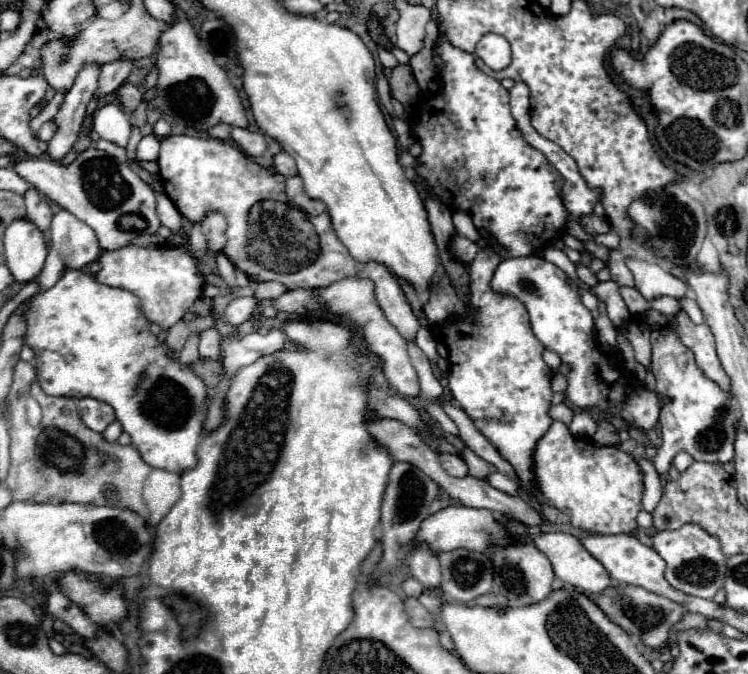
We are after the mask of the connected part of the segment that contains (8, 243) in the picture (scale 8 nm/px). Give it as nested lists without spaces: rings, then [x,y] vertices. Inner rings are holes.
[[[28,219],[14,221],[4,235],[6,267],[10,269],[16,283],[34,281],[46,261],[48,247],[42,231]]]

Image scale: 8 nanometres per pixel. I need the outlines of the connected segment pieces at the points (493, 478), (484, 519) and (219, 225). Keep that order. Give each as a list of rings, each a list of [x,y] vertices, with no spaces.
[[[492,471],[488,477],[486,477],[486,483],[490,483],[494,489],[502,491],[502,493],[508,493],[508,495],[518,495],[520,491],[520,483],[498,473],[498,471]]]
[[[450,505],[446,509],[440,509],[438,513],[426,517],[420,525],[420,531],[412,539],[414,547],[420,543],[426,543],[430,551],[442,553],[442,551],[454,551],[454,549],[468,549],[468,551],[486,551],[486,543],[490,539],[506,539],[506,531],[498,527],[498,521],[492,517],[486,509],[470,509],[462,505]]]
[[[210,213],[204,221],[202,221],[202,233],[208,239],[208,247],[214,255],[222,253],[222,249],[226,247],[226,219],[218,213]]]

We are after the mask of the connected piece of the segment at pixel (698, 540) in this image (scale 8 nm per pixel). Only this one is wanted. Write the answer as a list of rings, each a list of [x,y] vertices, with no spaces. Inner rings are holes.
[[[686,525],[676,531],[656,531],[652,535],[652,549],[666,561],[664,577],[674,589],[694,597],[712,599],[722,587],[722,579],[726,577],[726,557],[722,555],[718,539],[706,535],[700,527]]]

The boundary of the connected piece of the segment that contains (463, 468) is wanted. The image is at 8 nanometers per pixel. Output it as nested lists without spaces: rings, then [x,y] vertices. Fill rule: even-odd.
[[[438,455],[438,461],[440,465],[444,467],[444,471],[452,477],[466,477],[468,475],[468,465],[460,459],[460,457],[454,457],[454,455]]]

